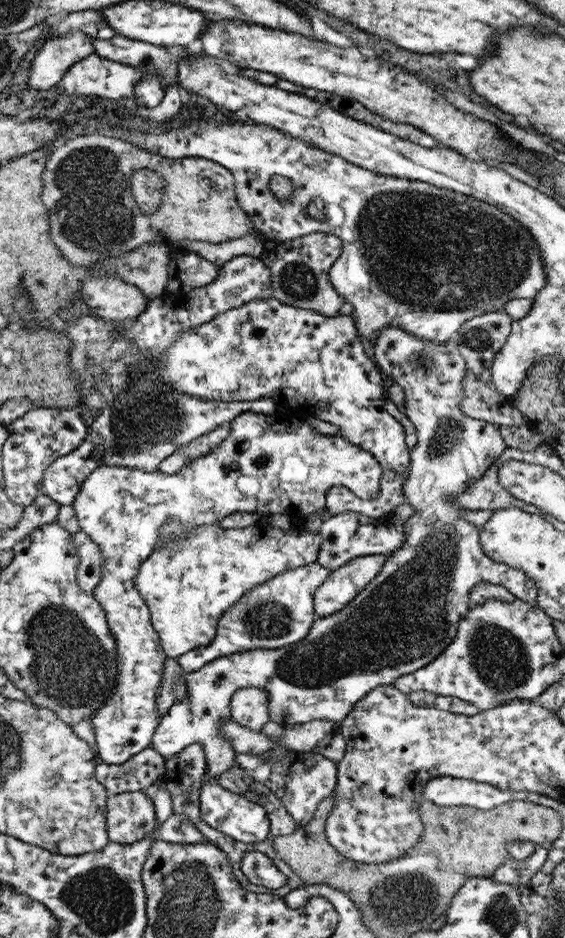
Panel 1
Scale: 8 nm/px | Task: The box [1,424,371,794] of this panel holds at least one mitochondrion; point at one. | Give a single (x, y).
(70, 665)

